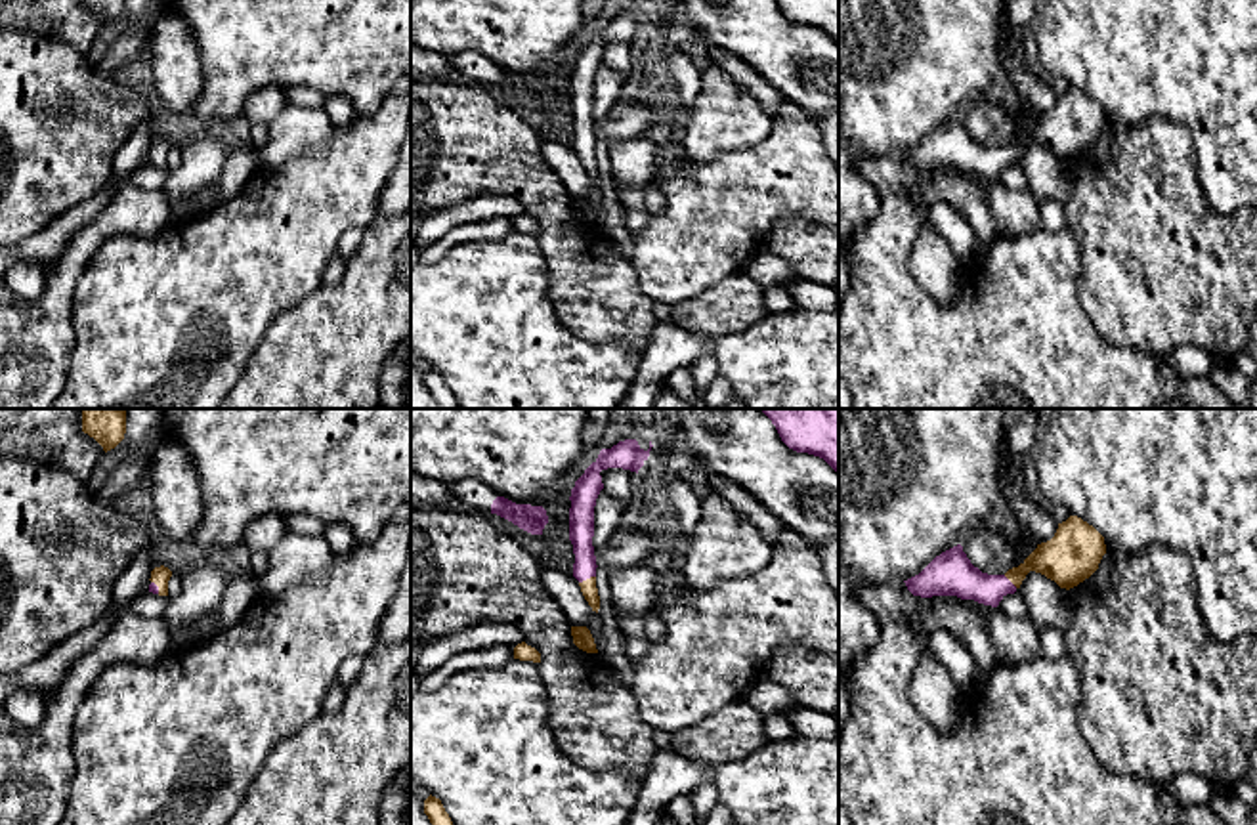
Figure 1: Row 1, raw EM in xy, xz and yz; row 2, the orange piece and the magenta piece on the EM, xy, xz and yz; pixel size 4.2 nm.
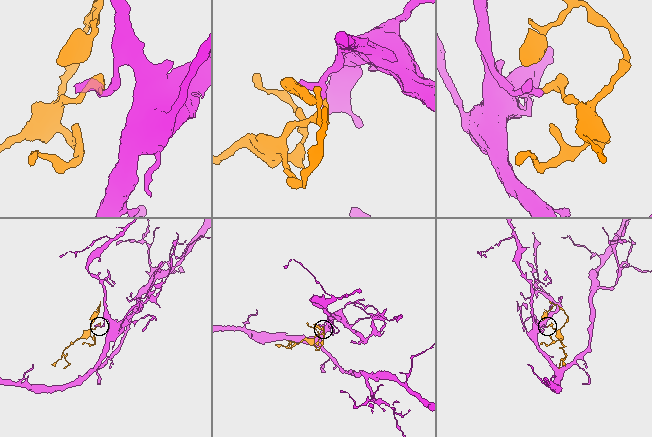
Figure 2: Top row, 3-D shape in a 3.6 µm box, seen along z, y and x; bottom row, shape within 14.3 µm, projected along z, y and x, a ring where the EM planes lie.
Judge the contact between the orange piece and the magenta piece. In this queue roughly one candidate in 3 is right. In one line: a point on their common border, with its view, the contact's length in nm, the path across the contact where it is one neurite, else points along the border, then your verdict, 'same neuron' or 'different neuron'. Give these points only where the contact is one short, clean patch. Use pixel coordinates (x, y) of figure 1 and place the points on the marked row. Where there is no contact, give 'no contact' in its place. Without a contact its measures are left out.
meets orange in xz at (587, 579); contact 80 nm long; runs through xz (589, 589), (587, 579), (581, 520); same neuron

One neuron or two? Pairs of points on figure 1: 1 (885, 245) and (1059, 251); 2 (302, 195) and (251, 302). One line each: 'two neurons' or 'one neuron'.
1: one neuron
2: one neuron

